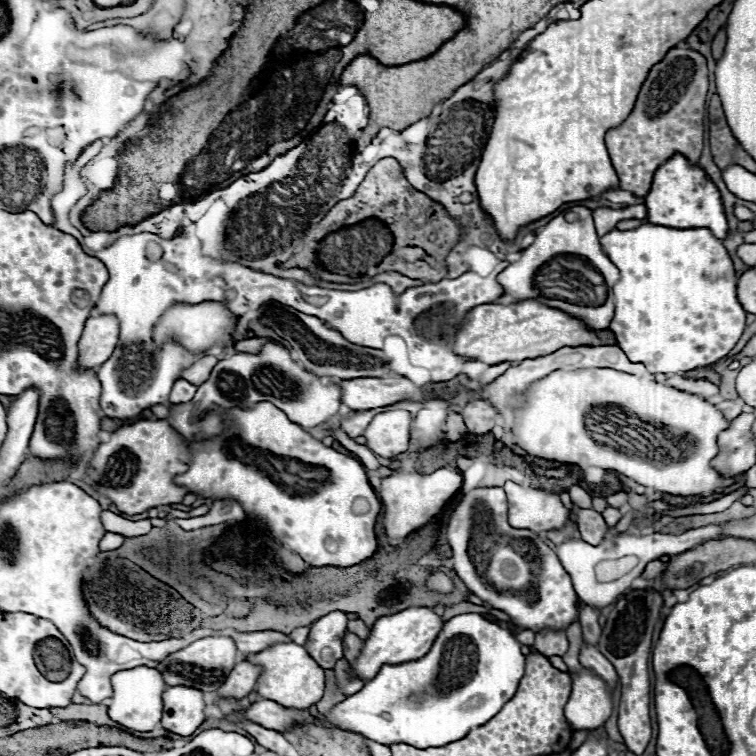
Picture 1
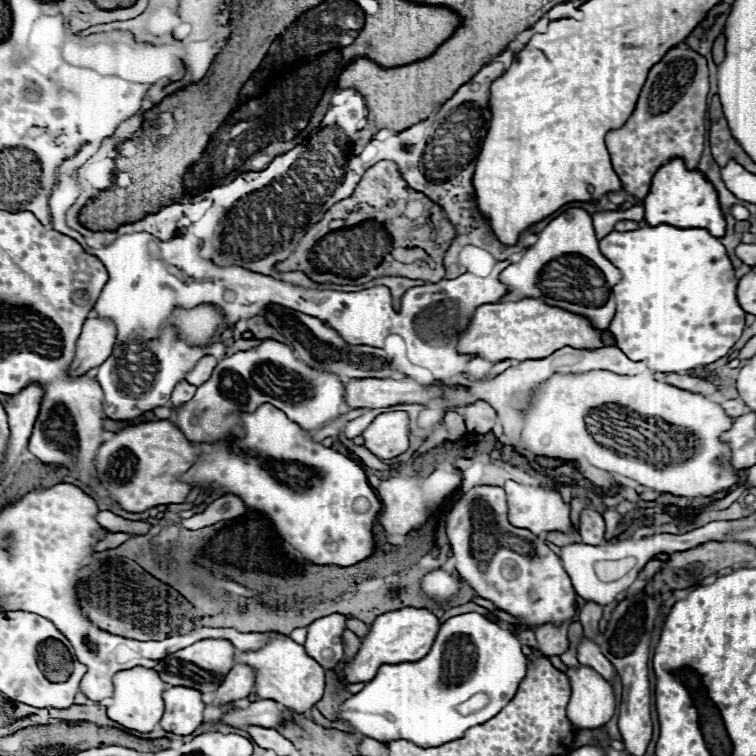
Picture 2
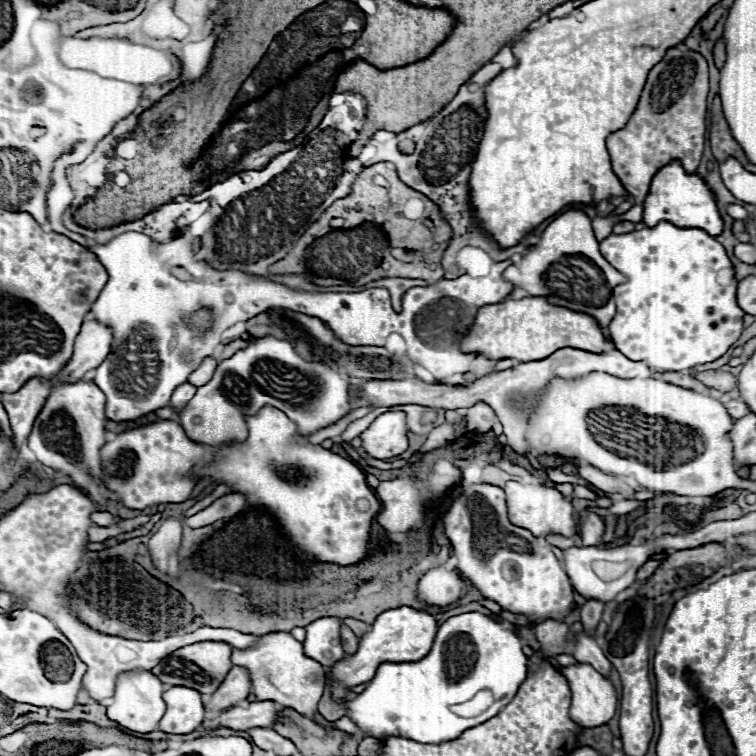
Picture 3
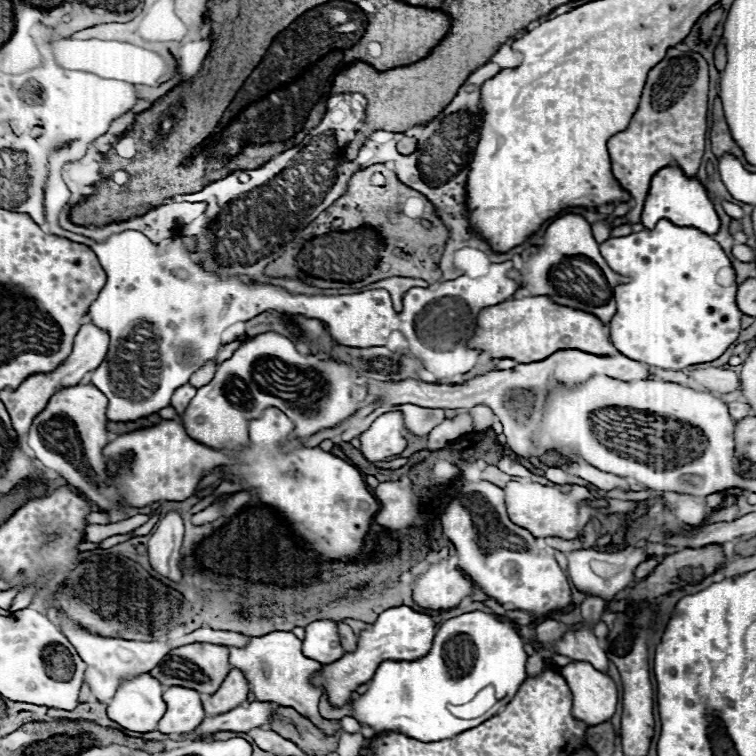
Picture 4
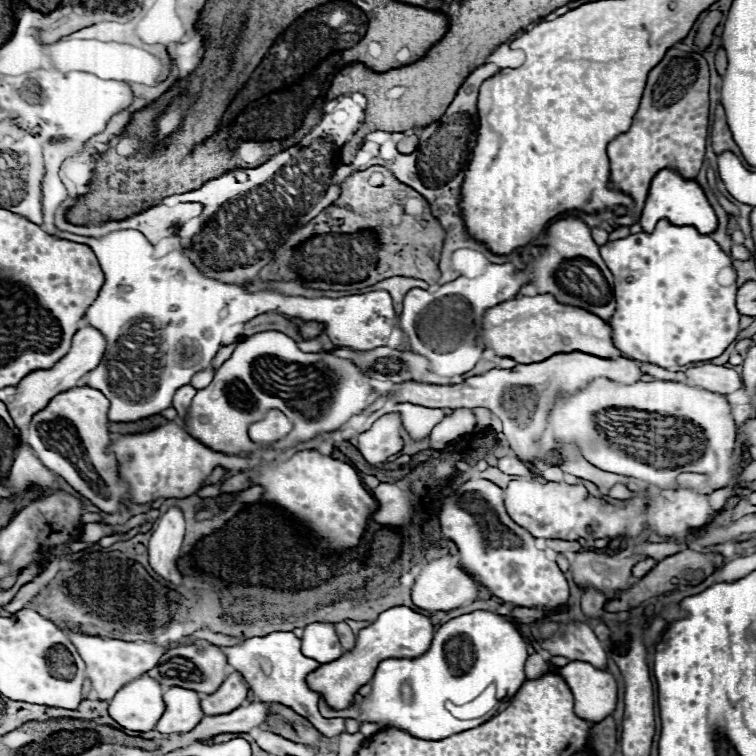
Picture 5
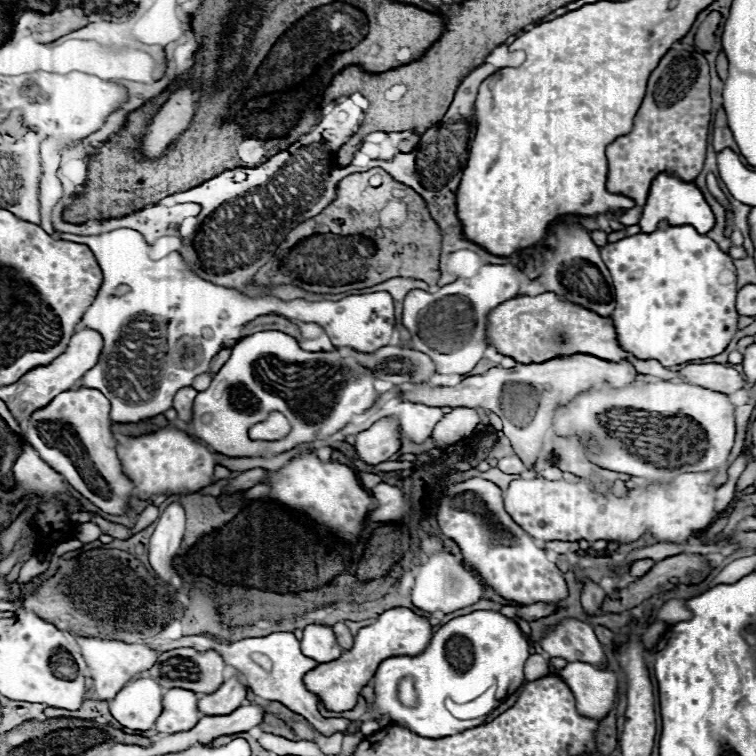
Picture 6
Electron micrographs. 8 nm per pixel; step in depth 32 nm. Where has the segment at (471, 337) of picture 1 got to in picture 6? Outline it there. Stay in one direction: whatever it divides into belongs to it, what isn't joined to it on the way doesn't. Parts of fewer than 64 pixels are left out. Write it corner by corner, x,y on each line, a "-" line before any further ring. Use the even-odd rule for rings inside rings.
544,292
538,296
516,296
502,302
488,314
486,338
492,346
496,346
500,354
510,356
522,364
538,364
542,360
552,360
554,356
572,356
586,352
602,360
630,360
630,364
634,364
640,374
658,378
676,376
656,360
638,360
636,356
630,356
630,352
622,350
612,318
598,316
596,312
590,312
578,304
570,304
570,300
562,300
554,292

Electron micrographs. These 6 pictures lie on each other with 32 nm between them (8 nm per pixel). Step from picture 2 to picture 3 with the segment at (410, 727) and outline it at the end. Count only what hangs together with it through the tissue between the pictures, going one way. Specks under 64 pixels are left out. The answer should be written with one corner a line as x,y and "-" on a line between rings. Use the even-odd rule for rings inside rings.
466,612
460,616
448,618
436,634
432,650
416,662
384,662
376,670
376,676
366,684
366,690
344,706
348,708
348,718
352,718
362,730
370,732
374,738
382,740
388,736
406,736
410,740
422,744
440,744
446,740
458,738
464,730
474,728
492,716
496,716
518,692
518,686
526,678
526,662
528,656
522,652
522,642
516,632
506,630
498,620
486,616
482,612
-
490,688
494,692
494,704
476,718
460,718
456,716
450,706
468,702
476,692

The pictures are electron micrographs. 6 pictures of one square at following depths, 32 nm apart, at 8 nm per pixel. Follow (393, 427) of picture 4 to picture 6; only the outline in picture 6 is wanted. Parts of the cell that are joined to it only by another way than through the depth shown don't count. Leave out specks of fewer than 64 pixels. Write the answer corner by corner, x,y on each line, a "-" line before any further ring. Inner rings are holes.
378,420
374,426
356,436
354,448
358,458
370,466
388,460
400,450
400,430
396,420

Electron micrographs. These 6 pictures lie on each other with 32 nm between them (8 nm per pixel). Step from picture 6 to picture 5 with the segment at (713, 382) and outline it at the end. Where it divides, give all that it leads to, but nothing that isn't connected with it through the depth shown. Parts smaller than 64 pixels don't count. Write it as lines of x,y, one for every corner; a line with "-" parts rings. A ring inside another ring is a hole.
716,364
690,366
684,370
684,374
694,386
700,386
718,394
732,394
744,386
740,374
726,366
716,366

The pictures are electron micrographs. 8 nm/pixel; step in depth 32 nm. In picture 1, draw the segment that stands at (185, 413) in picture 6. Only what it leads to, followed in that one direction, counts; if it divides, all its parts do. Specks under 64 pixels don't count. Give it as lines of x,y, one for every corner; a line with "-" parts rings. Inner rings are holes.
178,380
170,392
170,402
172,404
182,404
182,402
190,402
196,394
196,386
186,382
186,380

